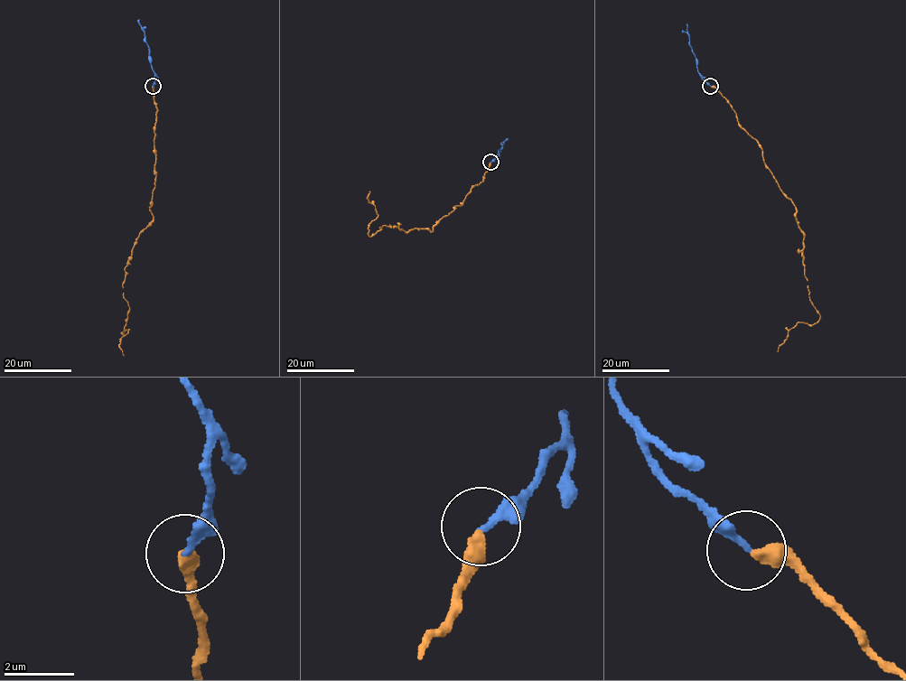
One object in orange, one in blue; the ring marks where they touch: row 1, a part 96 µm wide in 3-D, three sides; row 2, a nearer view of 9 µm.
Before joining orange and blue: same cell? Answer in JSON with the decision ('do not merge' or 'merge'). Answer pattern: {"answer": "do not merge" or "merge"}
{"answer": "merge"}

